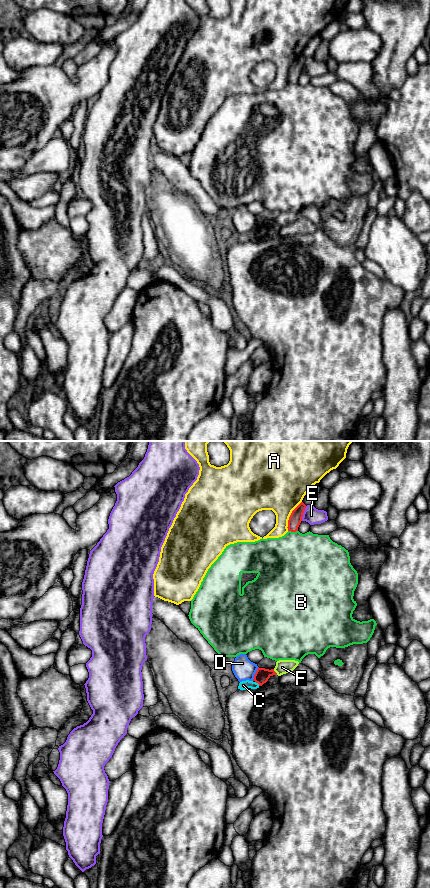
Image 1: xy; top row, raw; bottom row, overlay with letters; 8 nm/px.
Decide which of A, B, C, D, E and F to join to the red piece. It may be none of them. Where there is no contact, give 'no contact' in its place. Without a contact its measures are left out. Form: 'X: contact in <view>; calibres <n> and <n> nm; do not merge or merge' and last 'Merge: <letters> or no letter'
A: contact in xy; calibres 100 and 400 nm; do not merge
B: contact in xy; calibres 100 and 480 nm; do not merge
C: contact in xy; calibres 120 and 70 nm; merge
D: contact in xy; calibres 120 and 170 nm; do not merge
E: contact in xy; calibres 100 and 130 nm; do not merge
F: contact in xy; calibres 120 and 110 nm; do not merge
Merge: C

